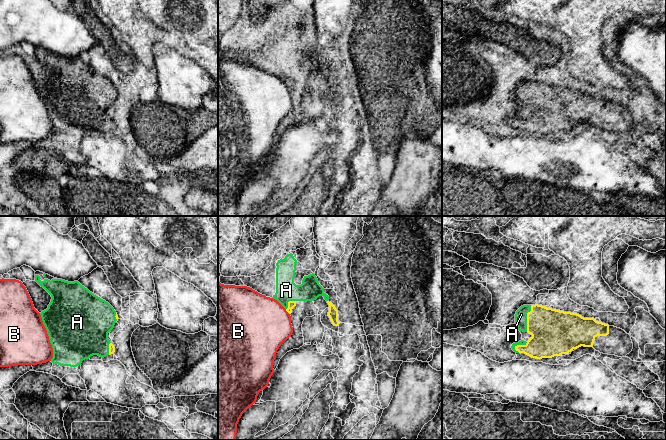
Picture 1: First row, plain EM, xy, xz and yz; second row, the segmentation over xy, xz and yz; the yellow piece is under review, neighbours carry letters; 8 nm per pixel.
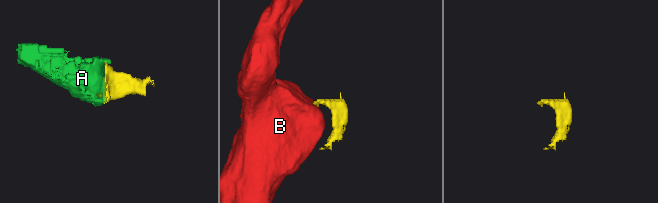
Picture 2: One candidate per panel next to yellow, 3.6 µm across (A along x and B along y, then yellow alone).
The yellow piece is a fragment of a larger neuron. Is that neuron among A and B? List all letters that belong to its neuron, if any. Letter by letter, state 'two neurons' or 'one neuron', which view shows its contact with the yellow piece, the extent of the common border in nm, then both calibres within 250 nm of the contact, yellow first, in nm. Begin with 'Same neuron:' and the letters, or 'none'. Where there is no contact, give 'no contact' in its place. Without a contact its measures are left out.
Same neuron: A
A: one neuron | yz | 220 nm | 360/100 nm
B: two neurons | xz | 60 nm | 60/460 nm

